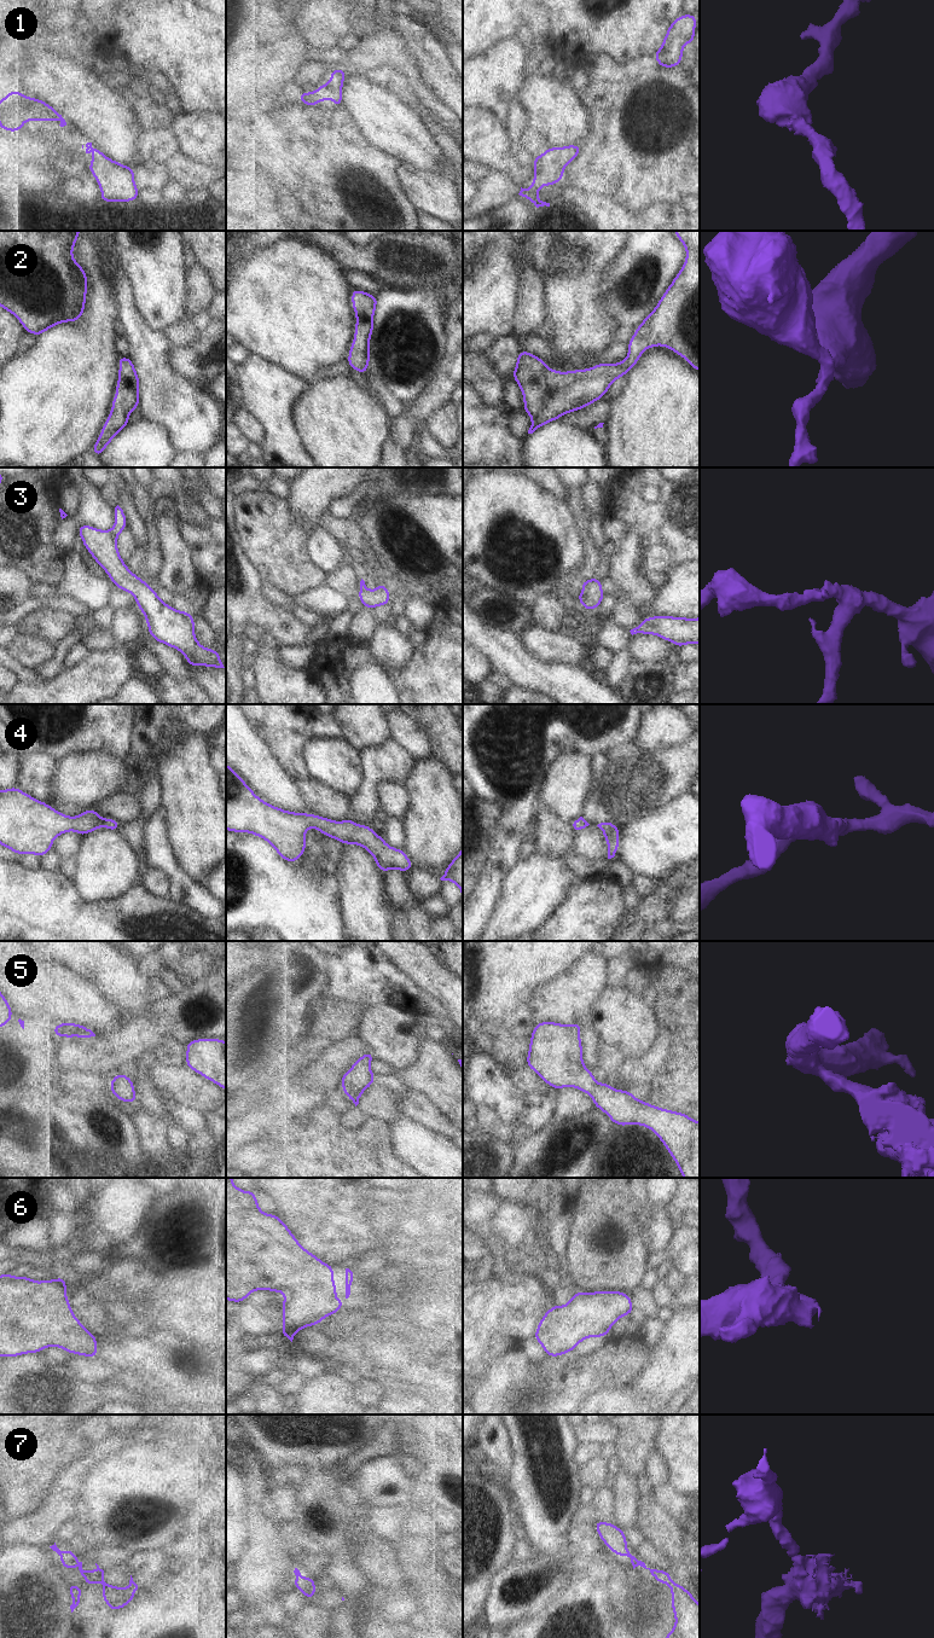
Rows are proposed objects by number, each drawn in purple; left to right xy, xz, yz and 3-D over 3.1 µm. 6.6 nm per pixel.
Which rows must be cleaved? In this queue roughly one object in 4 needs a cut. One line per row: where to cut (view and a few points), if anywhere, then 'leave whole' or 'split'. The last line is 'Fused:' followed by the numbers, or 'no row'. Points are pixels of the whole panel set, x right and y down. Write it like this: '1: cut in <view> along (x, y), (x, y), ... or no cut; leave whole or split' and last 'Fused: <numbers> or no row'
1: no cut; leave whole
2: no cut; leave whole
3: no cut; leave whole
4: no cut; leave whole
5: no cut; leave whole
6: no cut; leave whole
7: no cut; leave whole
Fused: no row

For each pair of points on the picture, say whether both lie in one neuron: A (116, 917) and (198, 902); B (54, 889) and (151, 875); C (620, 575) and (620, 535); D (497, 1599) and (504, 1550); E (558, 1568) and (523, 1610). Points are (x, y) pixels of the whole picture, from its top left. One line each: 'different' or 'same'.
A: different
B: different
C: same
D: different
E: same

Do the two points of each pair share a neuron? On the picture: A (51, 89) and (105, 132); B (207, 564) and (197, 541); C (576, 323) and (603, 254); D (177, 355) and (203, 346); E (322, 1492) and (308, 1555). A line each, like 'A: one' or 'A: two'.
A: one
B: one
C: one
D: two
E: two

